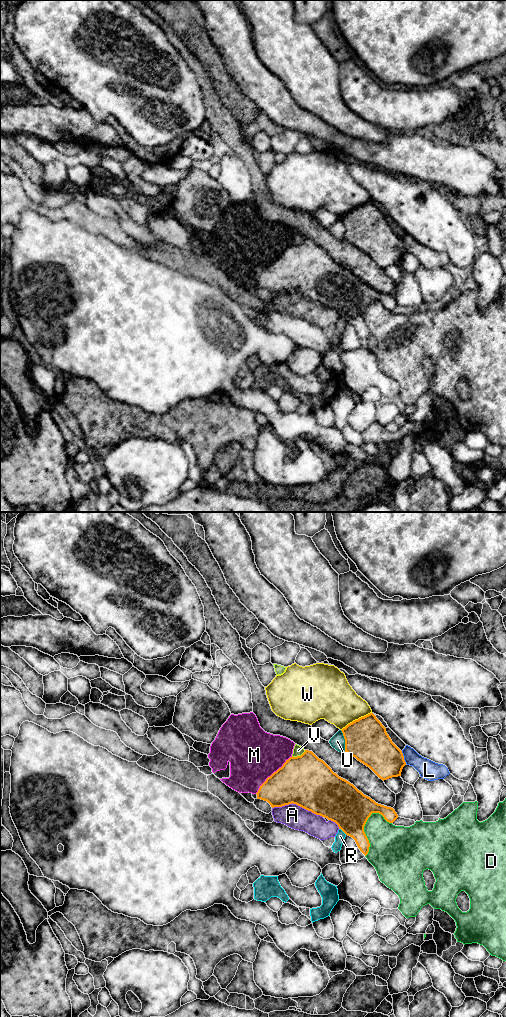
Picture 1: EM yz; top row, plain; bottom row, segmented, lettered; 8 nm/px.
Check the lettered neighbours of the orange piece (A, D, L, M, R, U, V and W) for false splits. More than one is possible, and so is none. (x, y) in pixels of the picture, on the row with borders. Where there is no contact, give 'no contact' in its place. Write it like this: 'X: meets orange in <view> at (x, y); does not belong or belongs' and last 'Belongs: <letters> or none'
A: meets orange in yz at (297, 804); does not belong
D: meets orange in yz at (364, 832); does not belong
L: meets orange in yz at (403, 757); does not belong
M: meets orange in yz at (273, 773); does not belong
R: meets orange in yz at (343, 831); does not belong
U: meets orange in yz at (345, 740); does not belong
V: meets orange in yz at (298, 756); does not belong
W: meets orange in yz at (356, 720); does not belong
Belongs: none

